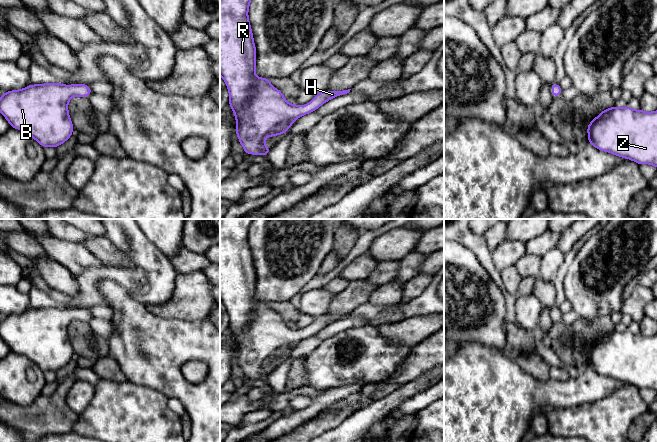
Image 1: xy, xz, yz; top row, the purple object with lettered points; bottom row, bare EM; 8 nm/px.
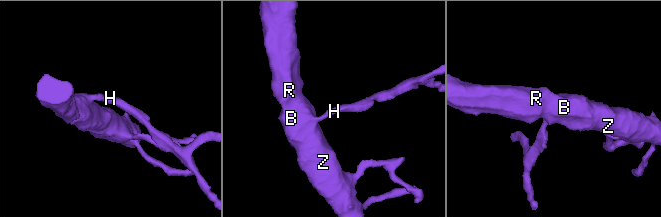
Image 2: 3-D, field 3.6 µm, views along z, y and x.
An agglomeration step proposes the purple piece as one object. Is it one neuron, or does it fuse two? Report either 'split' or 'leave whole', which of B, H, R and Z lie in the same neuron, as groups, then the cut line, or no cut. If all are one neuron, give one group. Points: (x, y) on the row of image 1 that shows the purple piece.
leave whole; B H R Z; no cut

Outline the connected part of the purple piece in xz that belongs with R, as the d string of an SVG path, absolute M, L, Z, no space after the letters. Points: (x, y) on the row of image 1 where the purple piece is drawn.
M220 0L220 76L225 81L229 91L229 106L234 112L236 118L236 131L238 140L241 143L244 153L268 156L272 147L265 147L264 140L269 136L279 136L287 133L288 128L292 127L293 121L300 117L317 110L327 101L340 95L347 94L351 89L343 91L325 90L304 106L296 106L289 103L283 96L283 93L270 84L270 78L260 78L255 75L256 67L256 47L253 39L253 33L248 17L248 10L251 0Z

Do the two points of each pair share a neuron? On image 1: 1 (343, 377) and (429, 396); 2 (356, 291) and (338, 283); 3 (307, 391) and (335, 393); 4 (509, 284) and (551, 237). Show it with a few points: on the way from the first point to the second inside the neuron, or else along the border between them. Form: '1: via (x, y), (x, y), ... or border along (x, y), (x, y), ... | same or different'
1: border along (391, 373), (363, 385), (360, 379), (346, 385) | different
2: via (352, 288), (342, 286) | same
3: border along (323, 390), (311, 397) | different
4: via (521, 272), (527, 266), (528, 260), (539, 249) | same

